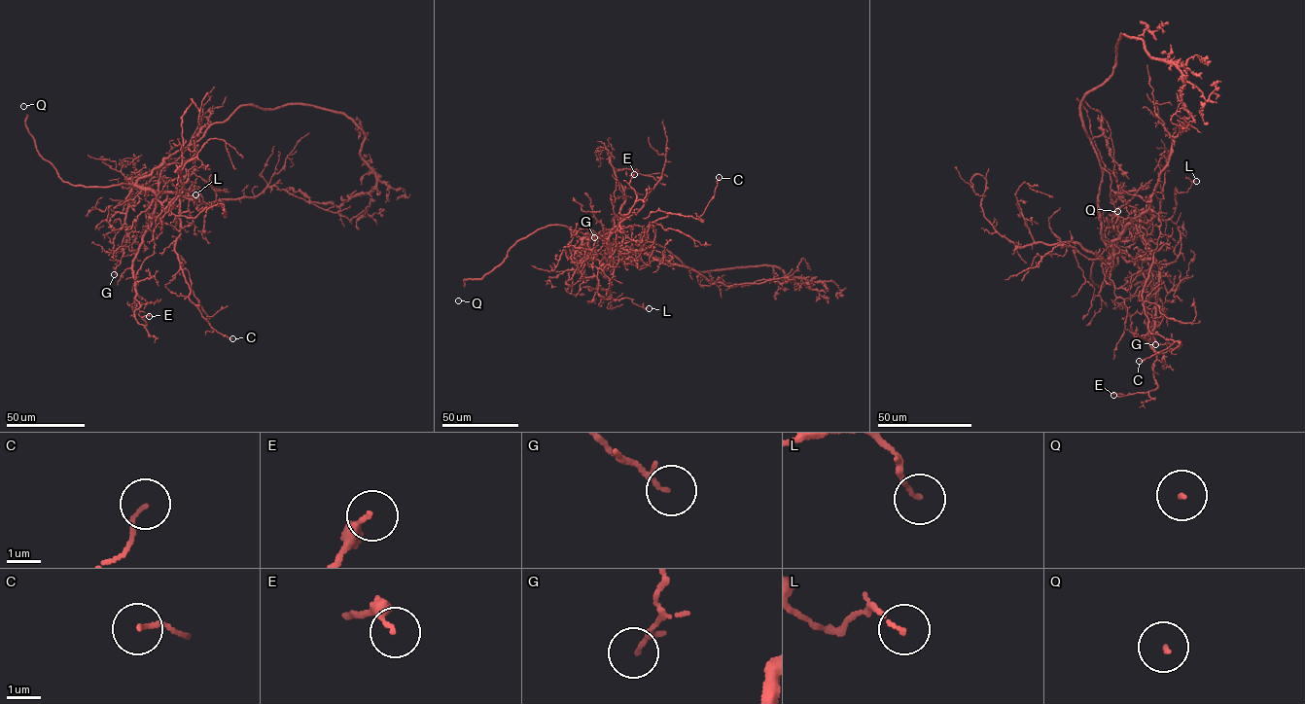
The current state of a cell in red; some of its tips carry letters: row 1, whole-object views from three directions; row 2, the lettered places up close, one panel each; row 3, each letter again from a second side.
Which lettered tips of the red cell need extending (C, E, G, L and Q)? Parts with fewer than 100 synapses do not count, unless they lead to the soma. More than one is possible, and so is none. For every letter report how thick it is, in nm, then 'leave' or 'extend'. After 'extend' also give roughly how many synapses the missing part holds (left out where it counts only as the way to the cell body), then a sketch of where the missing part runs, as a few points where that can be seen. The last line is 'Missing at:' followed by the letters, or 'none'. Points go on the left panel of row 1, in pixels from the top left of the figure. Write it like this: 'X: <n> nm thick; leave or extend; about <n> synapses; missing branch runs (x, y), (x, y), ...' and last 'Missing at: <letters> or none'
C: 110 nm thick; leave
E: 240 nm thick; leave
G: 110 nm thick; leave
L: 110 nm thick; leave
Q: 60 nm thick; extend
Missing at: Q

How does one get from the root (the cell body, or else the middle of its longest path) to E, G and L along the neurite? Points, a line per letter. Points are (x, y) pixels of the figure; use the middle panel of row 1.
E: (598, 237), (583, 237), (608, 239), (614, 260), (608, 242), (636, 199), (628, 184), (634, 174)
G: (598, 237), (582, 238), (581, 249), (587, 257), (583, 261), (585, 251), (593, 248), (594, 237)
L: (598, 237), (584, 236), (575, 255), (583, 276), (596, 277), (603, 299), (626, 298), (649, 308)

